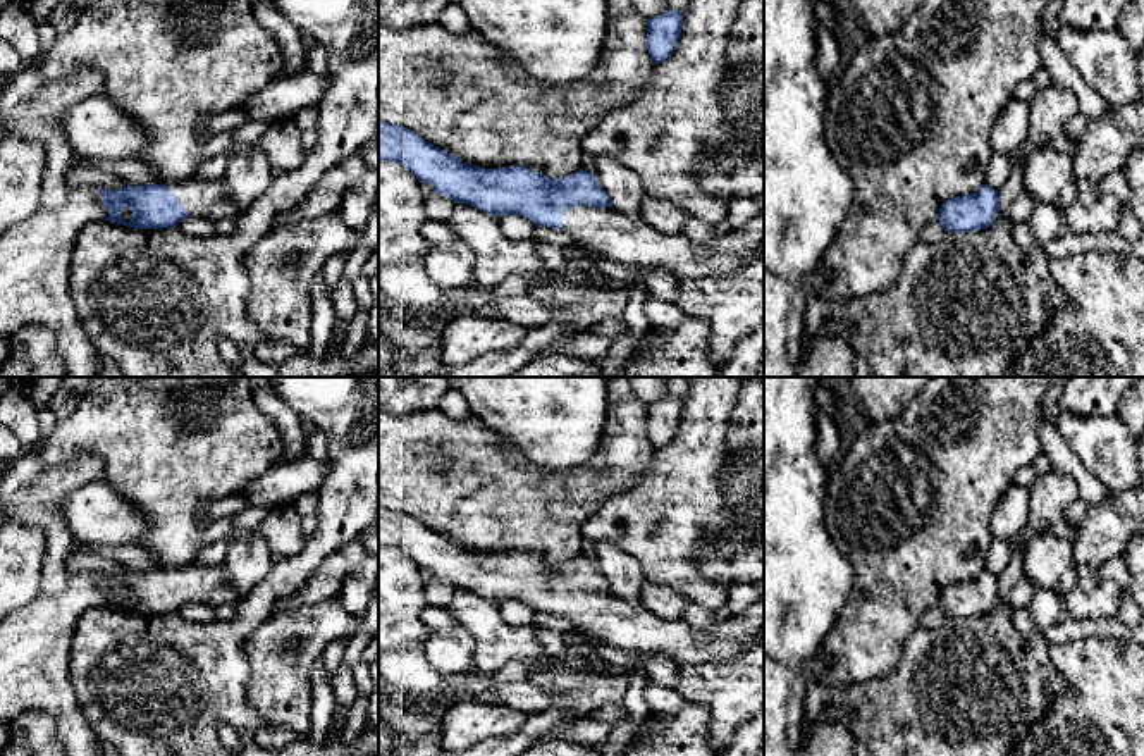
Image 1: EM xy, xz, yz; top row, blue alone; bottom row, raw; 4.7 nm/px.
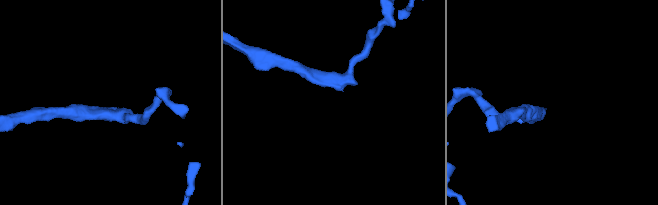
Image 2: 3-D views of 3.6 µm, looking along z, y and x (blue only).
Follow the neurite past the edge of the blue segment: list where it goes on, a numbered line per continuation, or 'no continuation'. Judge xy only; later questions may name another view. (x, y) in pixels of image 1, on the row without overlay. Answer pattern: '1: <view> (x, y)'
1: xy (210, 586)

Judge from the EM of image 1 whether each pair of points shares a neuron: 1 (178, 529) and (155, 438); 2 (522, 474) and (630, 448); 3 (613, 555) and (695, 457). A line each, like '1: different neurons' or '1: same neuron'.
1: same neuron
2: same neuron
3: different neurons

